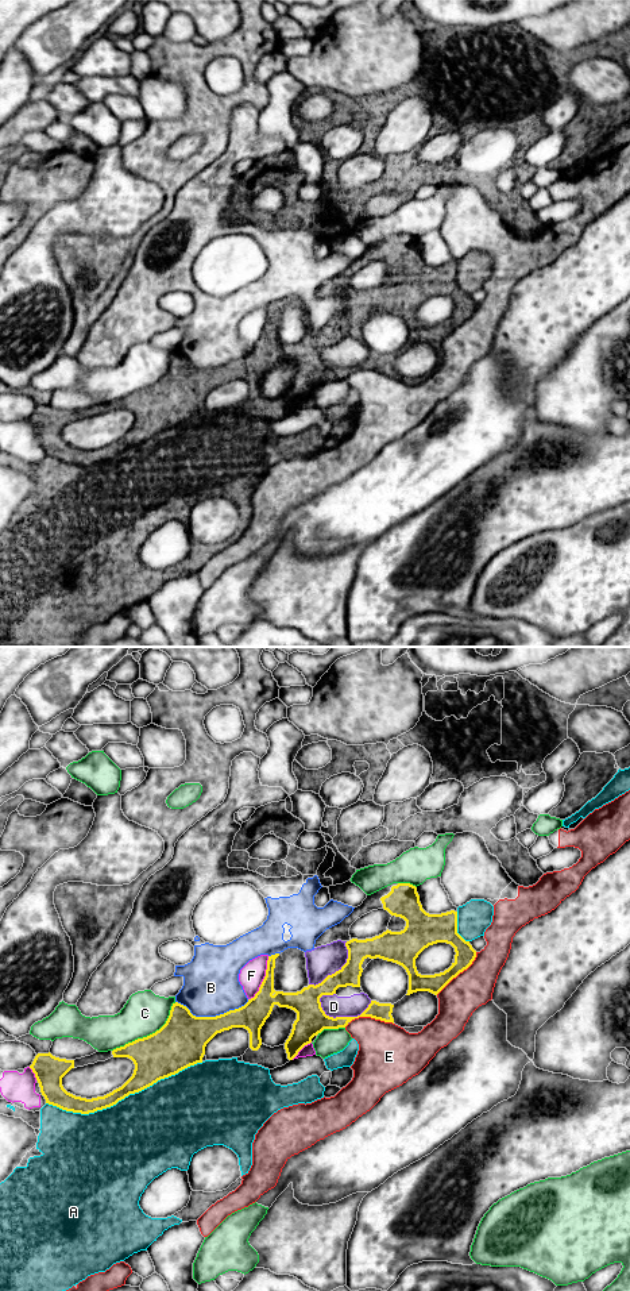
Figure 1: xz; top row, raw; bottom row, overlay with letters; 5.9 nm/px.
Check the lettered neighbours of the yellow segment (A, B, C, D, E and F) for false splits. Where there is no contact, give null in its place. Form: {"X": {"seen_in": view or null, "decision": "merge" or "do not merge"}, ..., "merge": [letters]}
{"A": {"seen_in": "xz", "decision": "do not merge"}, "B": {"seen_in": "xz", "decision": "do not merge"}, "C": {"seen_in": "xz", "decision": "do not merge"}, "D": {"seen_in": "xz", "decision": "do not merge"}, "E": {"seen_in": "xz", "decision": "do not merge"}, "F": {"seen_in": "xz", "decision": "do not merge"}, "merge": []}

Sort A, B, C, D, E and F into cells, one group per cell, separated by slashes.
A / B D E / C / F

